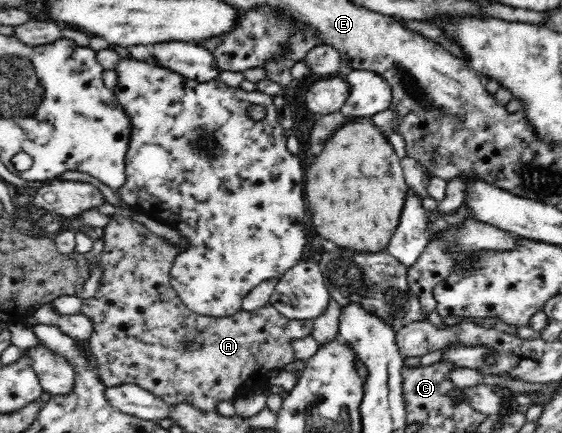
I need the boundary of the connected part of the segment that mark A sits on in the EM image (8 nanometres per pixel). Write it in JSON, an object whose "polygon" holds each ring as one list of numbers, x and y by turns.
{"polygon":[[114,215,110,218,110,223,103,230,104,251,102,251,100,256,103,276,94,296,82,300,82,309,80,309,80,312,94,323,94,333,88,339,88,347,90,347,89,355,93,357,93,365,104,387,119,386,122,384,139,385,142,389,147,389,150,393,153,393,156,397,163,399,170,405,188,403,200,411,217,411,216,407,218,407,220,401,234,400,239,394,250,392,268,378,270,371,274,369,282,370,287,363,294,362,295,351,293,350,293,341,304,339,304,337,312,334,313,324,311,320,289,319,282,315,271,303,252,311,238,310,238,313,234,313,230,317,205,317,204,315,193,313,191,309,187,308,184,302,180,301,179,296,176,295,176,292,171,287,169,278,170,270,172,265,174,265,176,257,184,249,169,245,164,238,151,233,142,223,134,221,131,217]]}

